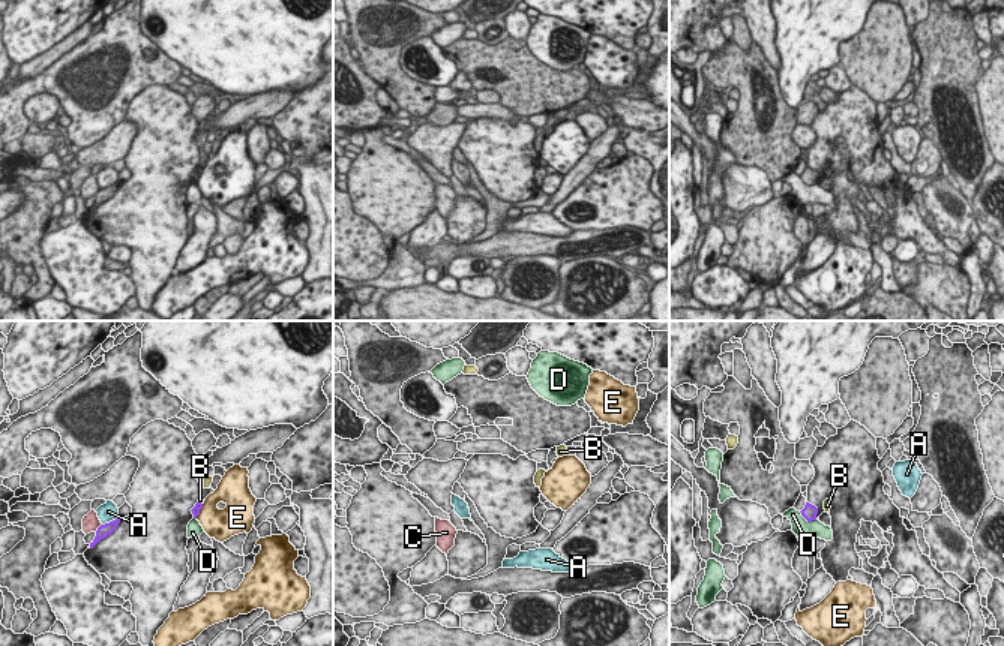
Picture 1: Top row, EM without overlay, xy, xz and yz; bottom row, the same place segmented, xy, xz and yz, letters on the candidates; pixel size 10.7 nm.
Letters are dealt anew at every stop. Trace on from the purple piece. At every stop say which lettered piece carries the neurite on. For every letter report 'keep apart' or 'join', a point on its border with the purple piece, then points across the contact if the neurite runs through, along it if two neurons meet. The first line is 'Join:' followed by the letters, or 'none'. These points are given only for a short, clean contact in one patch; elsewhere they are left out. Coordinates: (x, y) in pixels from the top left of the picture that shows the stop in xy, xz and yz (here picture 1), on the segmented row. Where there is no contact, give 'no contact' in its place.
Join: none
A: keep apart; meets purple in xy at (110, 522); border along xy (119, 517), (102, 525)
B: keep apart; meets purple in xy at (200, 502); border along xy (198, 501), (201, 504)
C: keep apart; meets purple in xy at (98, 528); border along xy (101, 523), (95, 531)
D: keep apart; meets purple in yz at (808, 520); border along yz (799, 511), (808, 520), (817, 519)
E: keep apart; meets purple in xy at (198, 511); border along xy (203, 504), (195, 517)

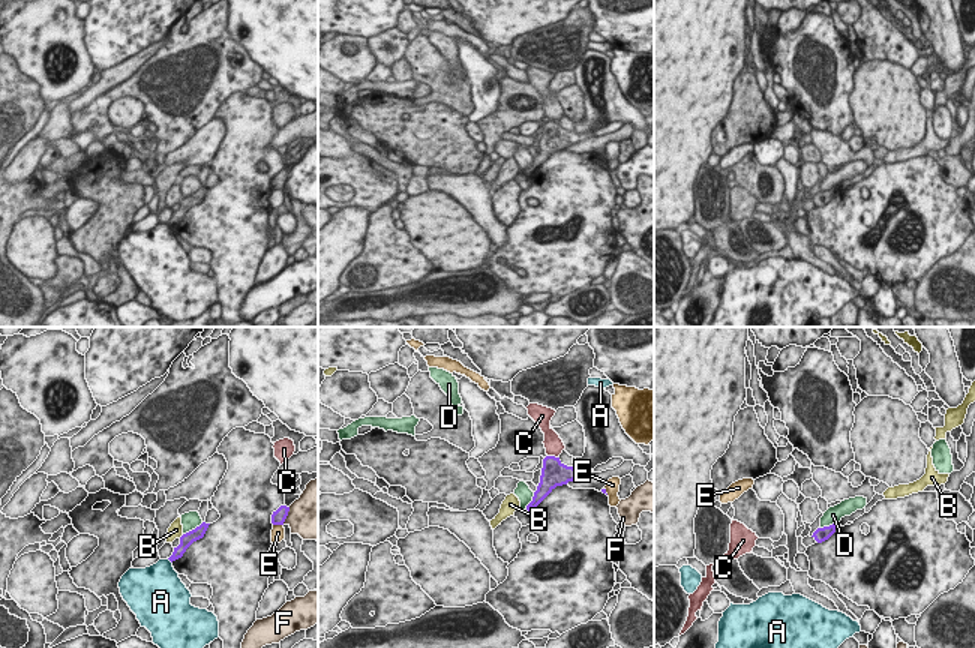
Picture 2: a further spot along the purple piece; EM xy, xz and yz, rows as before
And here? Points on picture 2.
Join: none
A: keep apart; meets purple in xy at (170, 560); border along xy (167, 558), (171, 563)
B: keep apart; meets purple in xy at (182, 536); border along xy (183, 534), (179, 537)
C: keep apart; meets purple in xz at (552, 456); border along xz (548, 455), (557, 458)
D: keep apart; meets purple in xy at (192, 530); border along xy (203, 522), (183, 534)
E: keep apart; meets purple in xy at (278, 524); border along xy (273, 524), (282, 525)
F: keep apart; meets purple in xy at (285, 516); border along xy (290, 507), (282, 524)

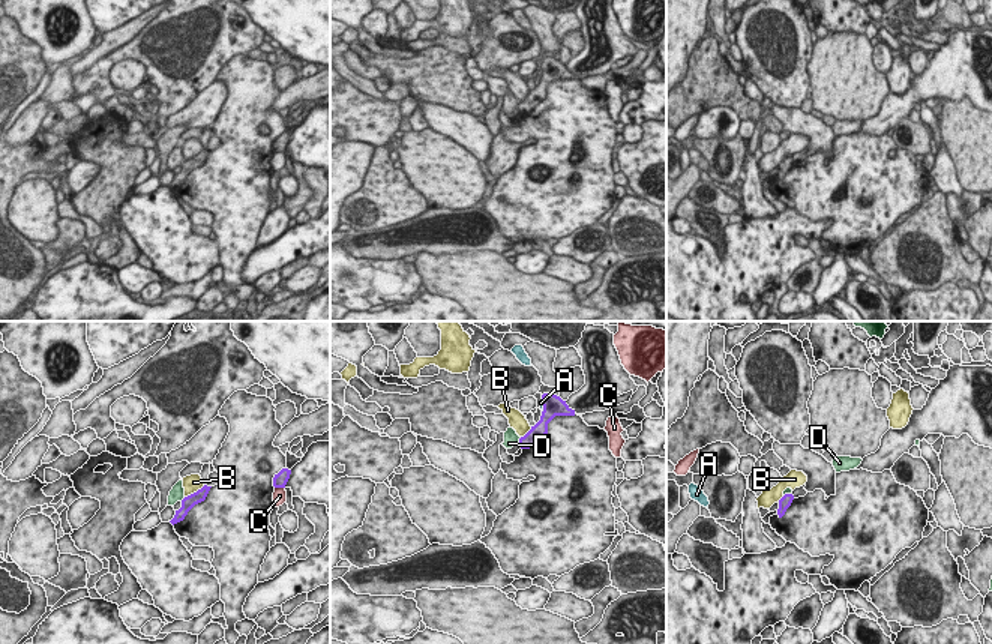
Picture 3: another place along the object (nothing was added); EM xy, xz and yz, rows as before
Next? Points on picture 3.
Join: A
A: join; meets purple in xz at (544, 407); runs through xz (554, 406), (544, 407), (541, 403)
B: keep apart; meets purple in xy at (194, 493); border along xy (204, 485), (185, 497)
C: keep apart; meets purple in xy at (279, 487); border along xy (275, 487), (284, 488)
D: keep apart; meets purple in xz at (520, 440); border along xz (521, 437), (517, 443)

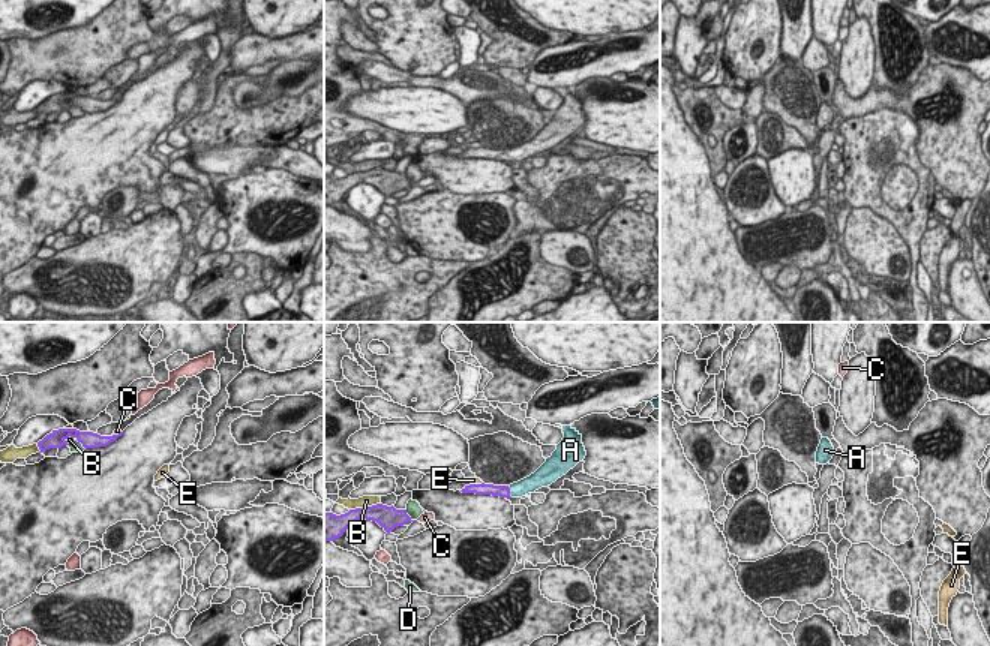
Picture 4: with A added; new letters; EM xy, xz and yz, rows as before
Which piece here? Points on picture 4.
Join: A
A: join; meets purple in xz at (509, 492); runs through xz (486, 489), (509, 492), (530, 484)
B: keep apart; meets purple in xz at (366, 507)
C: keep apart; meets purple in xy at (116, 435)
D: keep apart; meets purple in xz at (410, 517); border along xz (405, 508), (410, 519), (402, 525)
E: keep apart; meets purple in xz at (476, 484); border along xz (482, 481), (471, 484)

